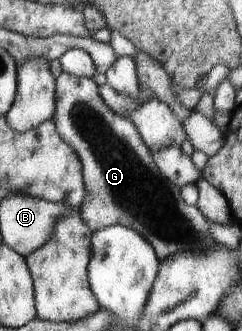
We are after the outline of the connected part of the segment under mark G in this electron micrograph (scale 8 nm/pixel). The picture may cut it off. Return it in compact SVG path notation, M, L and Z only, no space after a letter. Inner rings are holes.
M65 72L56 78L52 120L57 133L75 149L80 159L87 197L78 212L92 232L110 225L129 227L153 247L159 263L175 253L189 250L205 253L206 249L219 245L200 209L185 203L181 188L159 173L137 127L105 105L98 84L92 78Z

